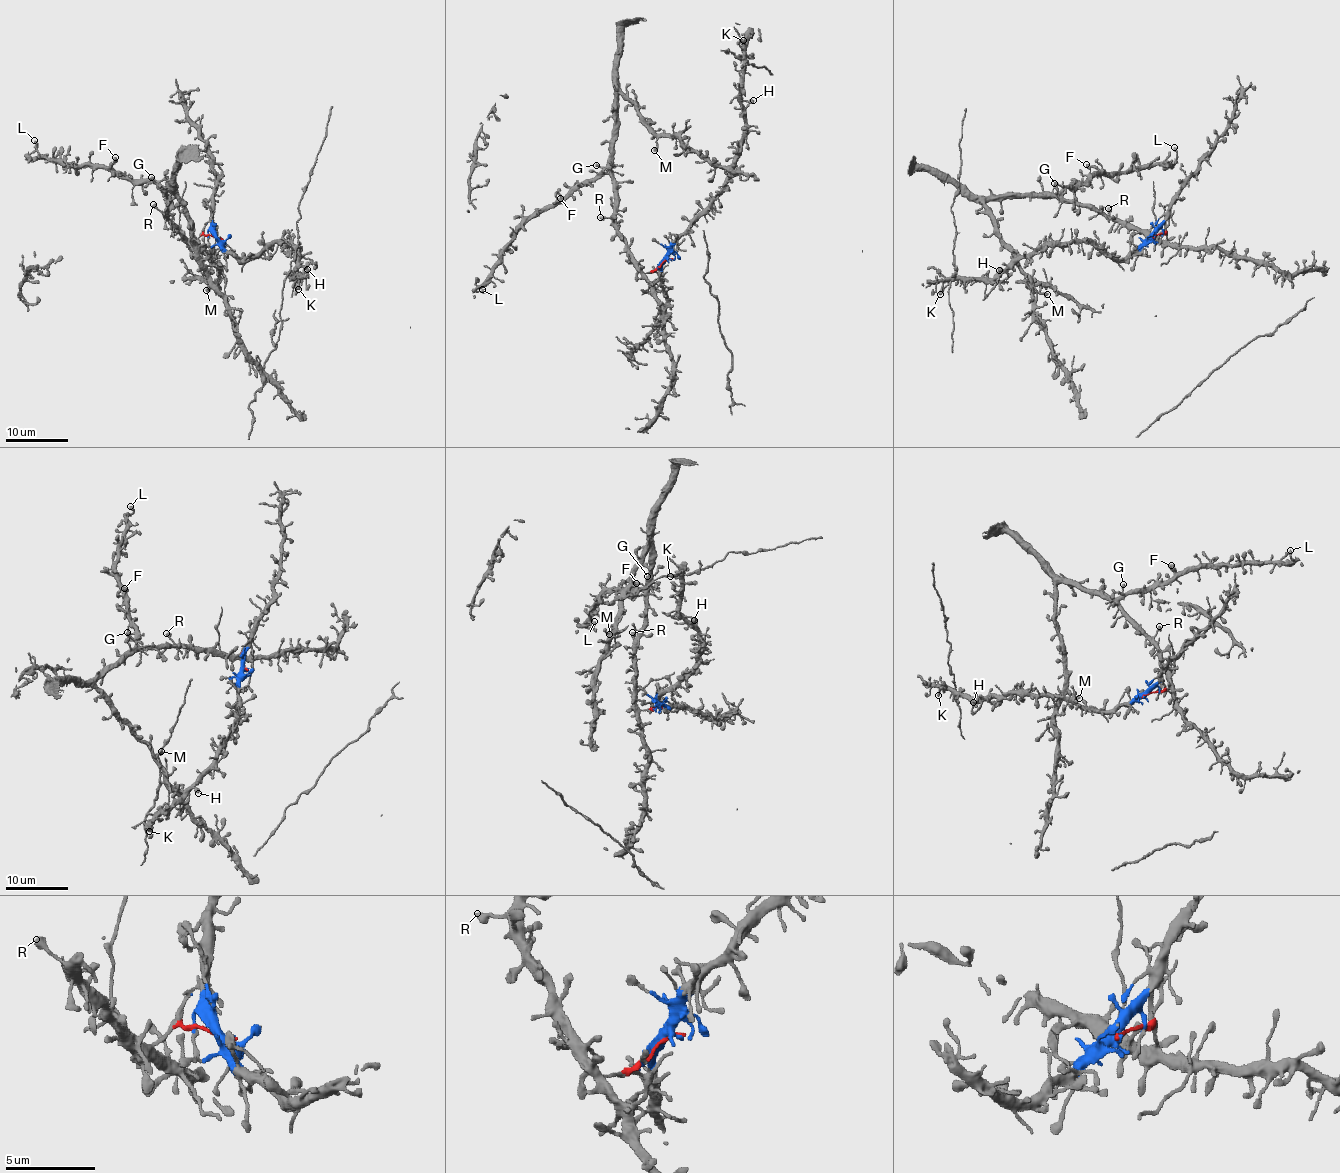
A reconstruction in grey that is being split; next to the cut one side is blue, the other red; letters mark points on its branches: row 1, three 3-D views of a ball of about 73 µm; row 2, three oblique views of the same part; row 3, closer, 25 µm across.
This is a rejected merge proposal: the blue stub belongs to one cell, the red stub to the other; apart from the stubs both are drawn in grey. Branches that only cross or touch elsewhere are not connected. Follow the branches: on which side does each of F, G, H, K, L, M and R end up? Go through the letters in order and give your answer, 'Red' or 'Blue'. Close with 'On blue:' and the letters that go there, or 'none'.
F: Red
G: Red
H: Blue
K: Blue
L: Red
M: Red
R: Red
On blue: H, K

